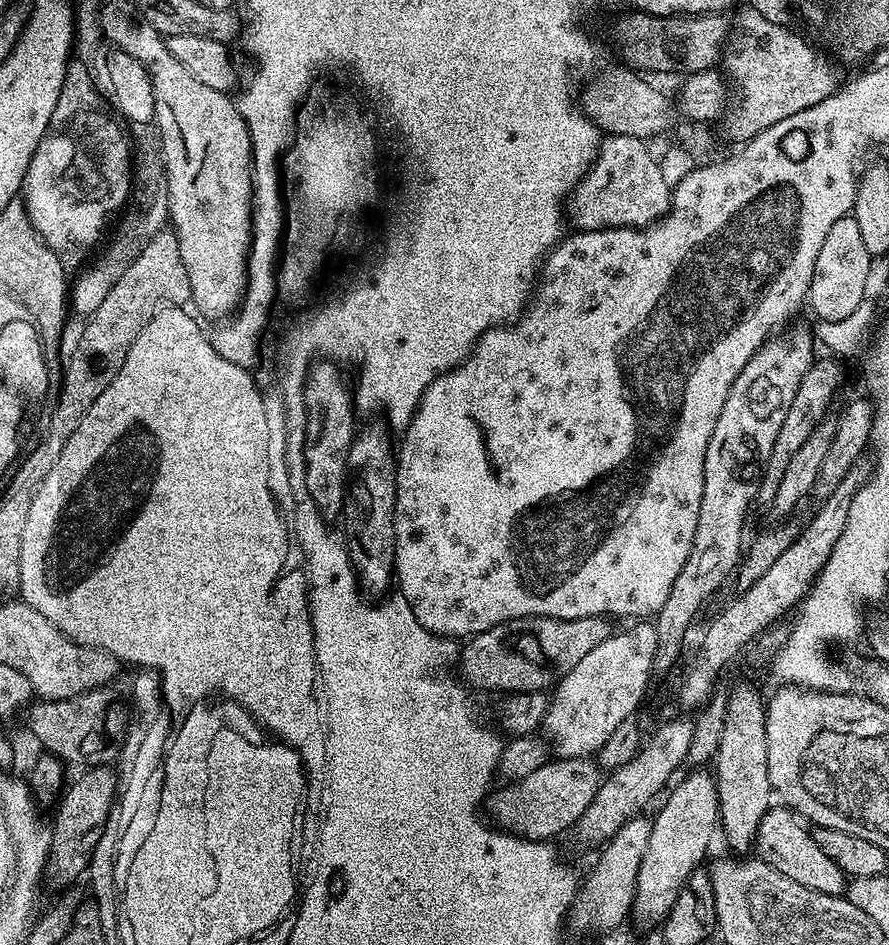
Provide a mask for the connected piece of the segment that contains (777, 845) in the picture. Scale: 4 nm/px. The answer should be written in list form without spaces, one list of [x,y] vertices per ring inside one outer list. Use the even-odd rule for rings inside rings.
[[[787,806],[769,808],[758,826],[754,852],[759,859],[765,860],[774,870],[778,870],[778,874],[794,878],[798,886],[806,886],[818,894],[845,895],[844,872],[838,870],[838,865],[818,847],[818,842],[814,842],[809,825]]]

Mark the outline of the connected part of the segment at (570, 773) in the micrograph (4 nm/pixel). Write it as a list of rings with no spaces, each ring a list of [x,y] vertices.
[[[552,758],[538,766],[534,774],[505,783],[505,788],[497,787],[486,801],[486,809],[492,815],[491,823],[503,831],[523,836],[525,840],[552,842],[567,828],[575,829],[579,825],[582,814],[586,814],[590,802],[594,802],[594,794],[598,794],[601,779],[602,769],[595,759]]]

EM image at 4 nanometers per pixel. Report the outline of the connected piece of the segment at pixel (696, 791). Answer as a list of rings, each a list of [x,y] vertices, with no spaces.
[[[692,770],[676,789],[673,787],[667,793],[668,801],[652,820],[650,842],[646,854],[642,854],[642,866],[638,866],[638,886],[632,903],[634,916],[644,924],[659,925],[668,917],[692,871],[705,863],[704,855],[712,844],[712,835],[717,835],[720,799],[715,779],[704,772],[707,771]]]

